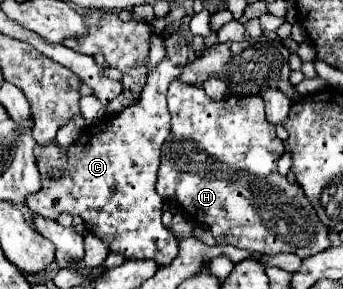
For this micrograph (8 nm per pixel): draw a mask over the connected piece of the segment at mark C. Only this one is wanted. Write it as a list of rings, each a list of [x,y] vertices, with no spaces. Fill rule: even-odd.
[[[172,31],[164,35],[164,47],[166,57],[156,65],[152,73],[148,73],[140,101],[136,101],[136,105],[130,105],[124,111],[102,119],[100,123],[88,125],[96,129],[84,129],[82,135],[68,149],[62,149],[56,141],[48,141],[48,145],[36,145],[36,165],[40,169],[44,189],[40,189],[40,193],[34,193],[26,201],[26,207],[30,207],[32,213],[38,213],[46,219],[56,219],[60,213],[78,215],[86,223],[88,231],[100,237],[110,247],[110,251],[118,251],[126,259],[152,259],[158,265],[170,265],[170,261],[178,253],[176,239],[162,225],[162,197],[156,193],[156,179],[160,165],[160,147],[170,135],[166,91],[168,85],[182,73],[184,65],[188,63],[188,41],[180,31]],[[54,169],[62,171],[64,175],[52,177]]]

